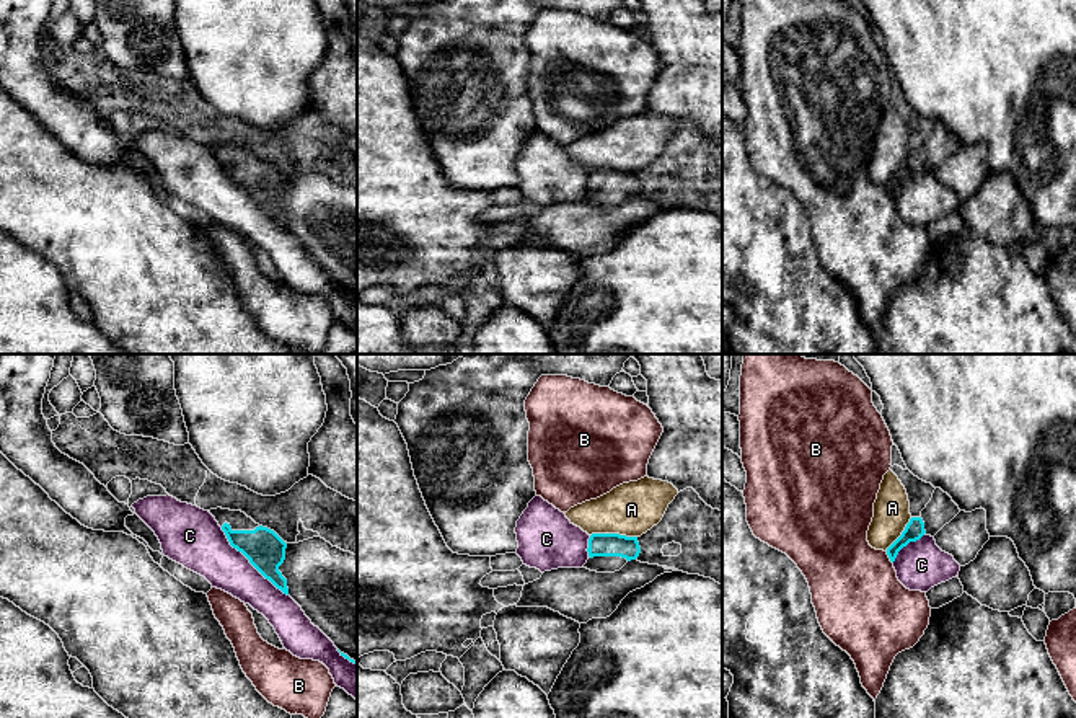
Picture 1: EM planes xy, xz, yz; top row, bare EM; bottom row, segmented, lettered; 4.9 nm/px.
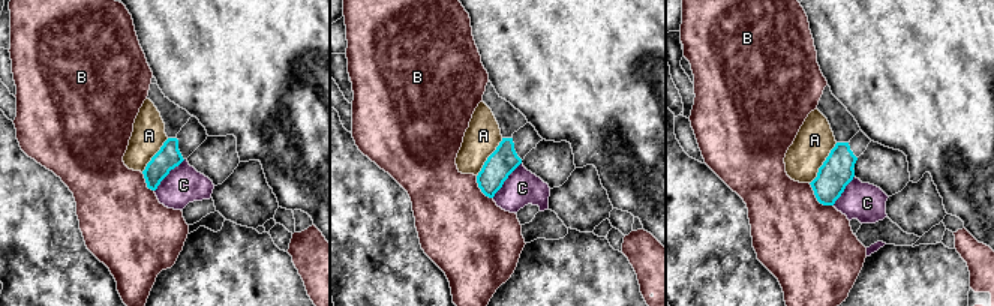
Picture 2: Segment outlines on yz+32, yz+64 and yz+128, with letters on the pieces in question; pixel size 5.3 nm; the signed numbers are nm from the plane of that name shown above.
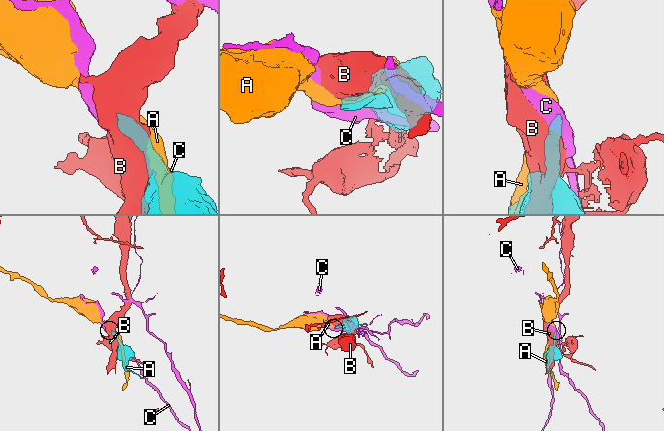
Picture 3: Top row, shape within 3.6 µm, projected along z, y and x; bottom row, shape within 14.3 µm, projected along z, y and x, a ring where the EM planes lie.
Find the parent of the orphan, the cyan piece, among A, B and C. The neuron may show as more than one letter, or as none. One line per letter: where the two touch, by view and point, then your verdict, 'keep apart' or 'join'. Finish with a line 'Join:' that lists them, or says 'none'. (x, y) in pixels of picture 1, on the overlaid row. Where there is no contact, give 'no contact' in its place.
A: meets cyan in xz at (613, 534); keep apart
B: meets cyan in yz at (889, 557); keep apart
C: meets cyan in xy at (251, 563); keep apart
Join: none

